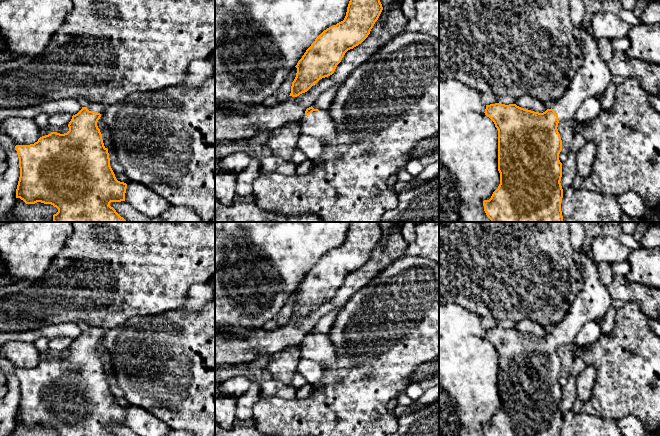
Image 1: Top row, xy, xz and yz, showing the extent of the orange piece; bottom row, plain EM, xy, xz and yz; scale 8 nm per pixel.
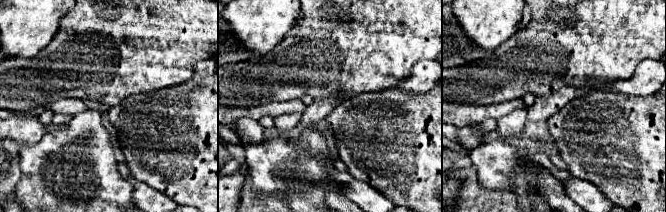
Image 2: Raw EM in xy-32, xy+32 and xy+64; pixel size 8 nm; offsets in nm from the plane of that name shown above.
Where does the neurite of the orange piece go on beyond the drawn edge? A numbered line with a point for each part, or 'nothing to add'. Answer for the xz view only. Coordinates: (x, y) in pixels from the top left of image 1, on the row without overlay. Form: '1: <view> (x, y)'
1: xz (319, 348)

